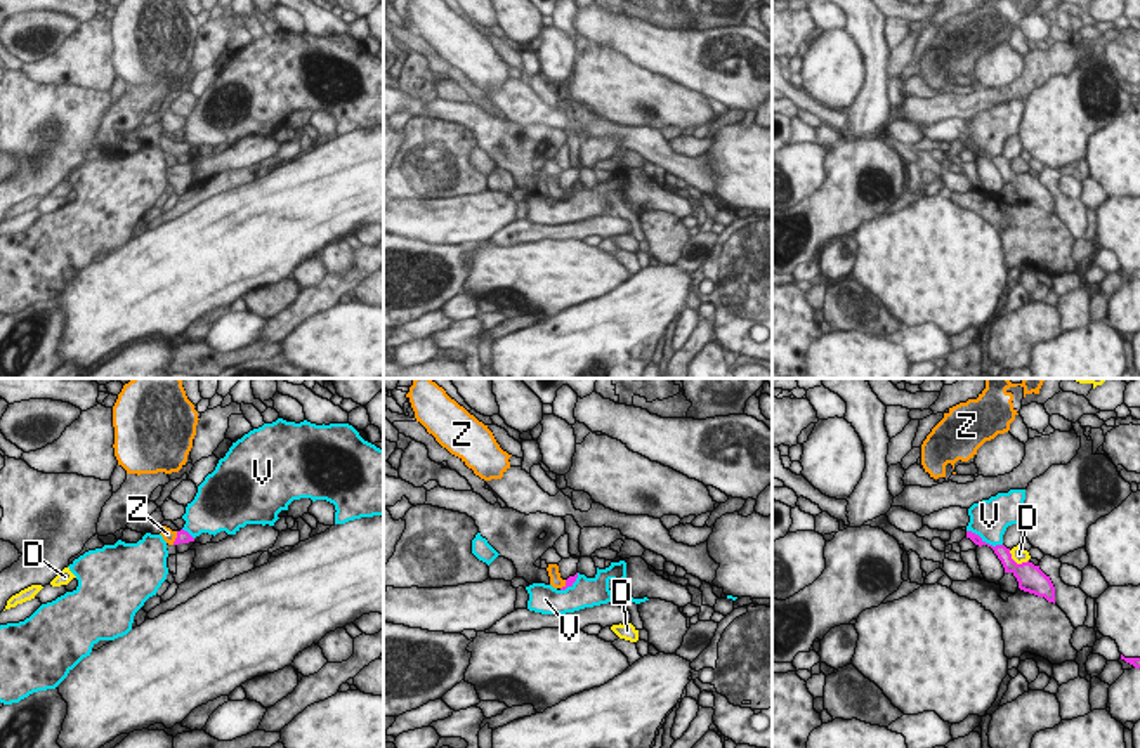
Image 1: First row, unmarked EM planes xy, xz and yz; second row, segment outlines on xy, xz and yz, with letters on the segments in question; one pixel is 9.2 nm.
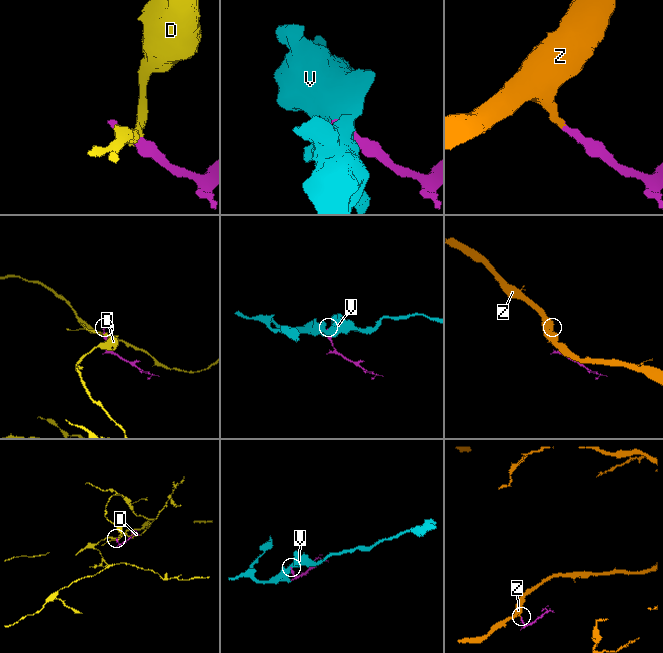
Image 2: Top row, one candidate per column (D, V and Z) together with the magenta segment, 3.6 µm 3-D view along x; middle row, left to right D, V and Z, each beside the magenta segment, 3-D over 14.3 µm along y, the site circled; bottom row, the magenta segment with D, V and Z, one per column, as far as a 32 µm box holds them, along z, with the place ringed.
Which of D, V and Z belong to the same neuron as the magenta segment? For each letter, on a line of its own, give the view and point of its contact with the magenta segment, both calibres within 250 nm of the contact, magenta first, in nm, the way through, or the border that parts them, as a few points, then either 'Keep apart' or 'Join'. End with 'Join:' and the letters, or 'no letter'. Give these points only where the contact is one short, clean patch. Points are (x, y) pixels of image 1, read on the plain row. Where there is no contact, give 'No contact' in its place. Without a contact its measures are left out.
D: Touches magenta at yz (1015, 174). Thickness 240 nm (magenta) against 140 nm. Boundary: yz (1008, 162), (1017, 174), (1028, 172). Keep apart
V: Touches magenta at yz (984, 153). Thickness 130 nm (magenta) against 360 nm. Boundary: yz (967, 141), (993, 157), (1002, 157). Keep apart
Z: Touches magenta at xy (176, 150). Thickness 130 nm (magenta) against 120 nm. Path across: xy (183, 148), (176, 150), (167, 144). Join
Join: Z

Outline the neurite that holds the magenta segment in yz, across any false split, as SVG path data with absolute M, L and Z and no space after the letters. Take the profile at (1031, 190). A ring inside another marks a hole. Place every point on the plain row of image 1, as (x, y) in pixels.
M966 142L966 149L970 149L970 151L972 151L975 156L979 156L979 158L982 158L982 156L991 158L991 160L994 161L994 165L998 167L998 170L1001 172L1001 175L1003 175L1003 179L1005 179L1005 184L1012 184L1012 186L1017 189L1020 201L1029 203L1029 205L1034 205L1034 207L1038 207L1038 208L1045 208L1048 213L1053 213L1053 215L1055 215L1055 198L1053 198L1050 187L1046 187L1046 186L1039 180L1039 177L1034 177L1034 175L1029 174L1029 172L1027 172L1027 174L1022 174L1022 175L1017 175L1017 174L1012 170L1010 160L1006 160L1005 156L996 156L996 158L993 158L993 156L986 154L979 146L975 146L975 144L972 144L972 142Z

